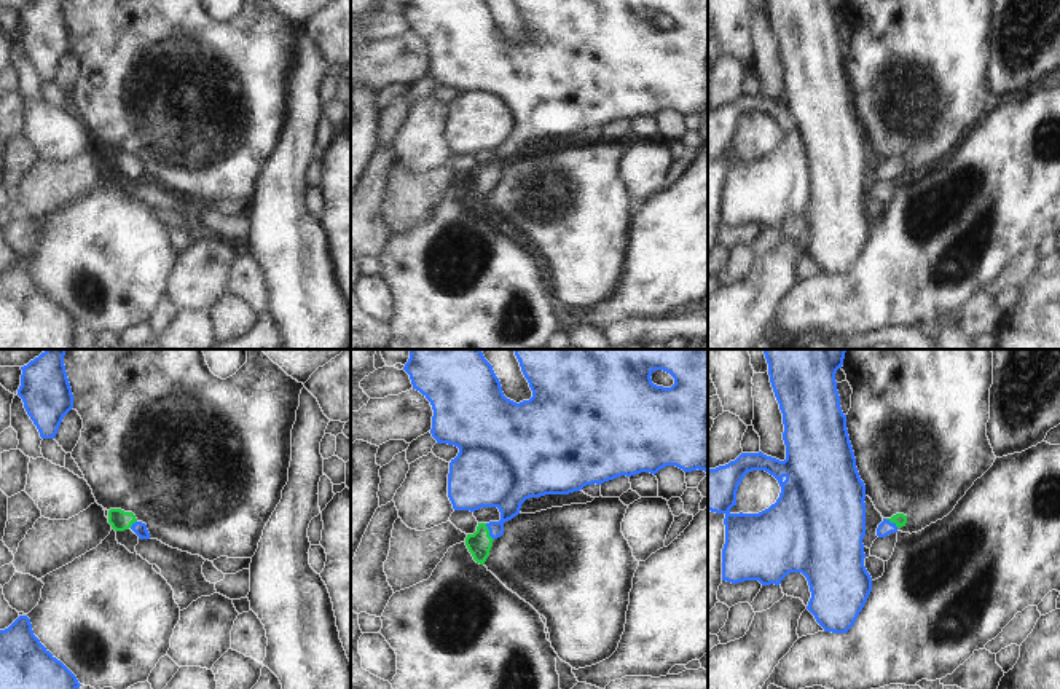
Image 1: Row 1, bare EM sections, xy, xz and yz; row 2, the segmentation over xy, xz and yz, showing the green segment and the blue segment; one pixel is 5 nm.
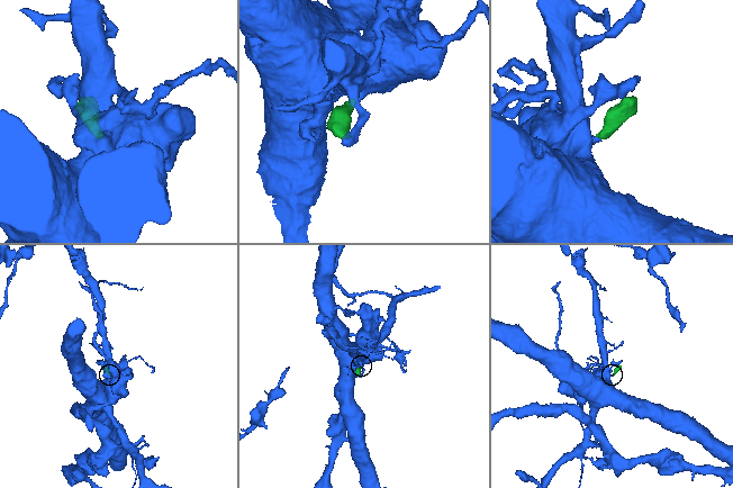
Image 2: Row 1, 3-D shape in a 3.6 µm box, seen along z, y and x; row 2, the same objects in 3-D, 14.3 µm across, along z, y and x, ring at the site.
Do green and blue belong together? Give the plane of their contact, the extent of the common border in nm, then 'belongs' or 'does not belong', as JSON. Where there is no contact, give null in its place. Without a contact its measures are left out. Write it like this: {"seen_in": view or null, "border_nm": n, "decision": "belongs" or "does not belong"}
{"seen_in": "xz", "border_nm": 100, "decision": "belongs"}

